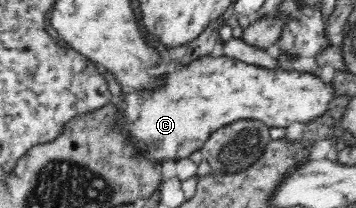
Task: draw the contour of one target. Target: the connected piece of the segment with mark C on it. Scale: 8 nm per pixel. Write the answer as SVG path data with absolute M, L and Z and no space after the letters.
M222 53L218 56L210 54L188 63L173 73L163 74L155 88L124 89L121 94L114 96L112 102L117 107L117 112L113 114L113 127L133 147L137 147L139 155L143 155L149 163L157 165L167 160L175 162L200 151L213 132L236 120L260 120L270 128L287 127L292 122L309 122L327 110L331 98L333 85L324 82L320 76L297 71L281 71L281 68L271 71L230 59Z

